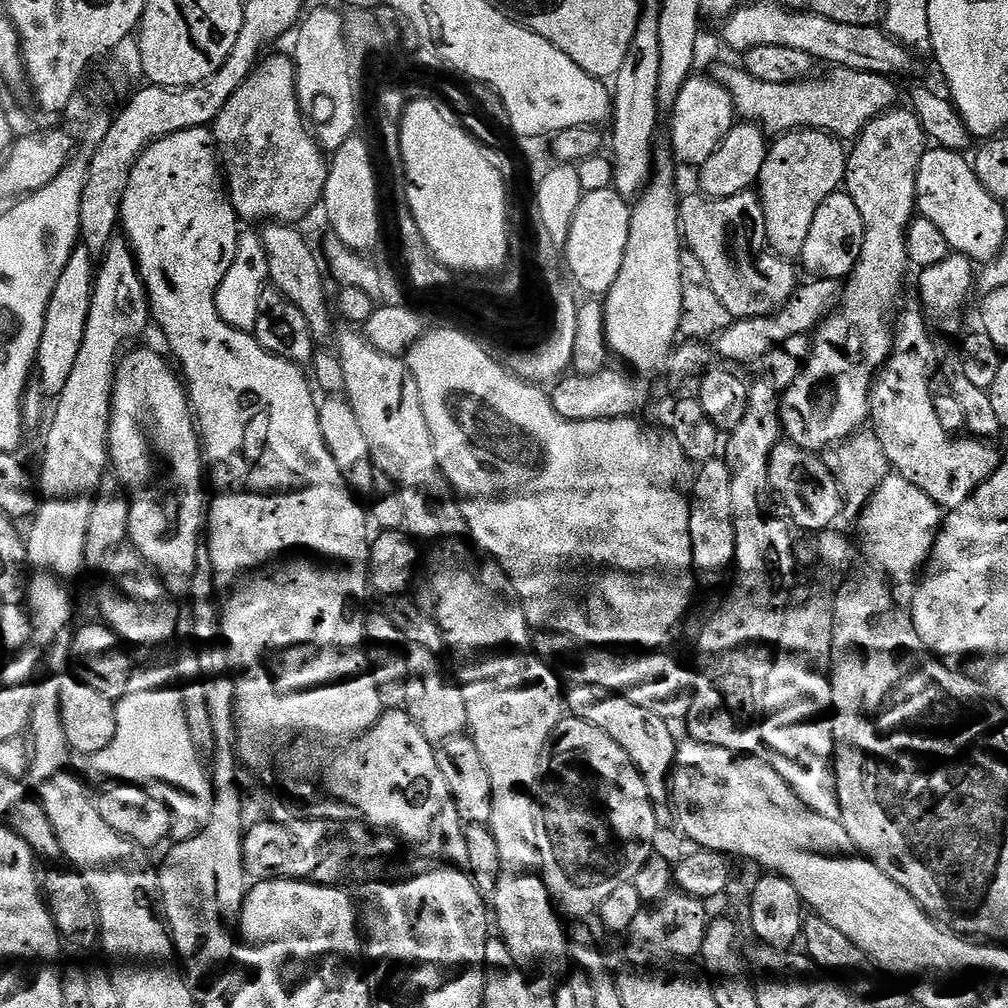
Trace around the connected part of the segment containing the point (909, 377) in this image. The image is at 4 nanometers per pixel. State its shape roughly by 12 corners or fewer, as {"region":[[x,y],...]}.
{"region":[[901,311],[870,427],[894,472],[941,510],[1000,469],[995,443],[934,414],[925,313]]}

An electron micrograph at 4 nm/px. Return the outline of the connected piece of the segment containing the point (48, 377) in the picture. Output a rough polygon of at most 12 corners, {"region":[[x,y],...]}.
{"region":[[70,254],[48,303],[35,371],[66,387],[90,318],[97,265]]}

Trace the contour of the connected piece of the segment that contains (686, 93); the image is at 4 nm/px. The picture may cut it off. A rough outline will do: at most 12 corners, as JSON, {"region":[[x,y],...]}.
{"region":[[707,75],[682,86],[670,151],[701,168],[737,119],[728,91]]}

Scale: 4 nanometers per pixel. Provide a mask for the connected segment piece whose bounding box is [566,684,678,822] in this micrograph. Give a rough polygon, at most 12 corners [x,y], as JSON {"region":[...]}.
{"region":[[571,685],[566,708],[626,750],[658,820],[671,821],[673,725],[602,686]]}

